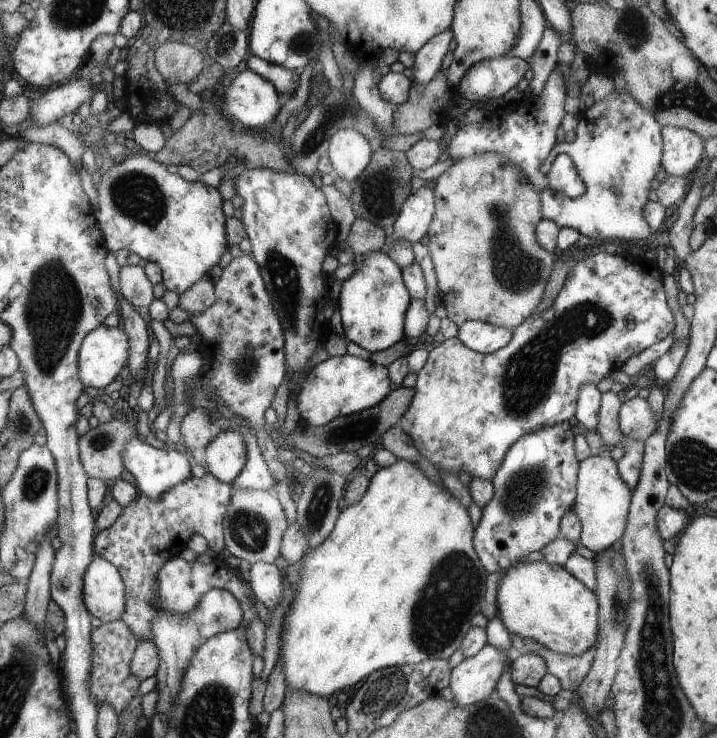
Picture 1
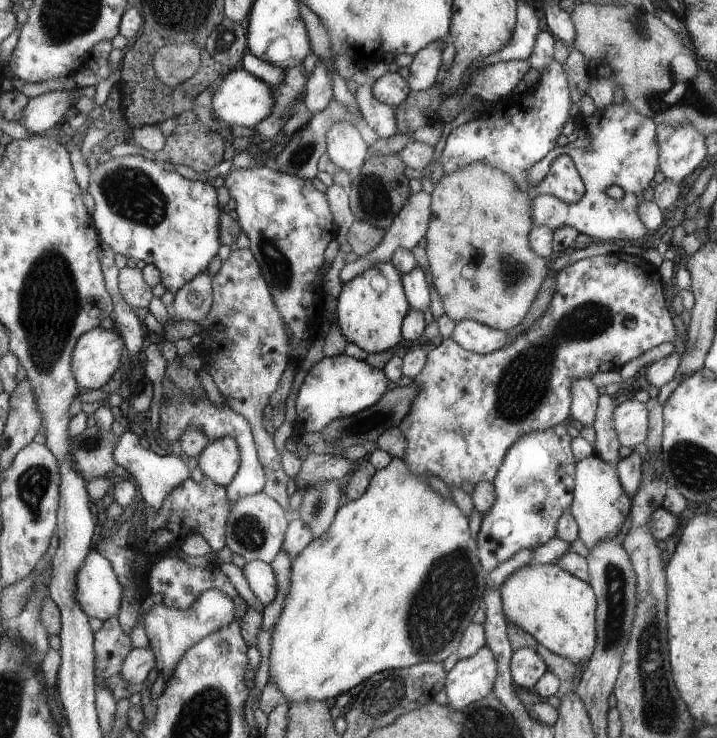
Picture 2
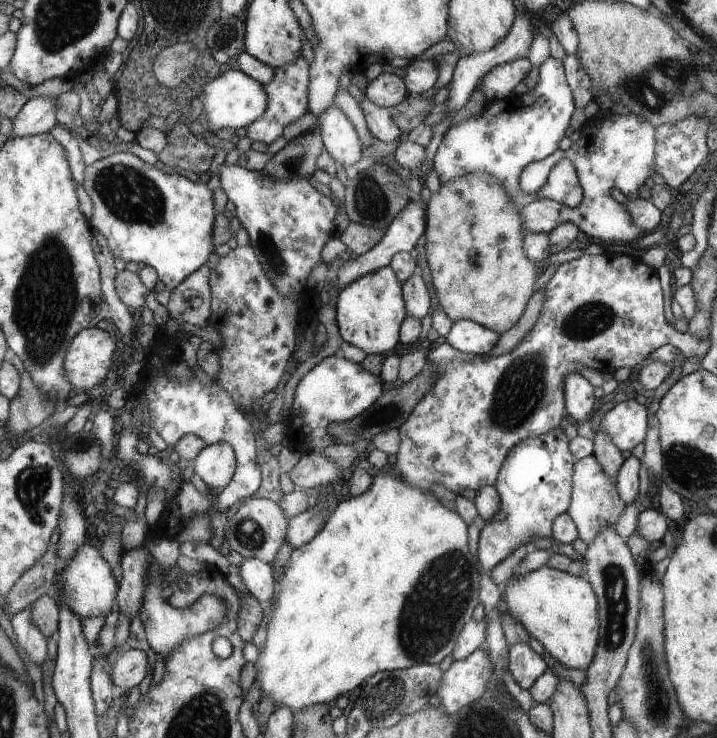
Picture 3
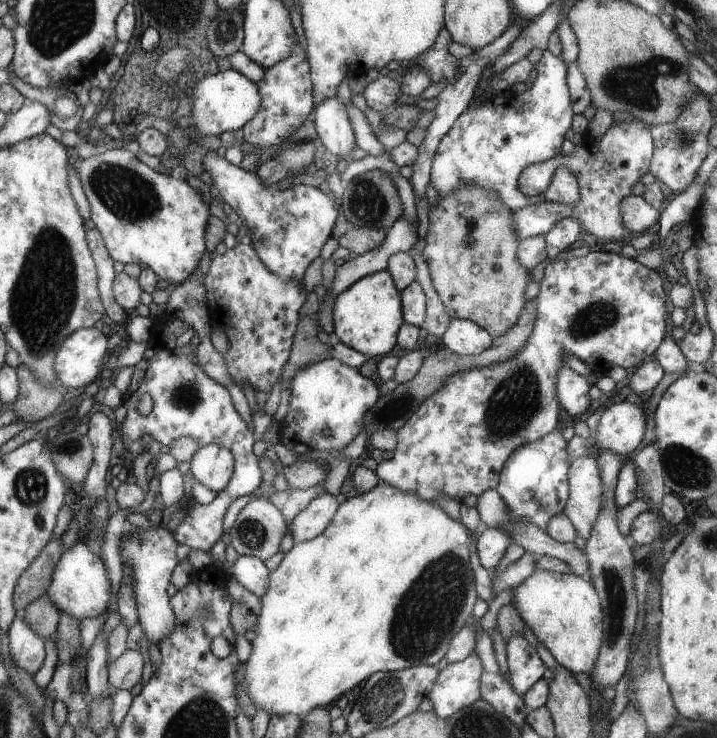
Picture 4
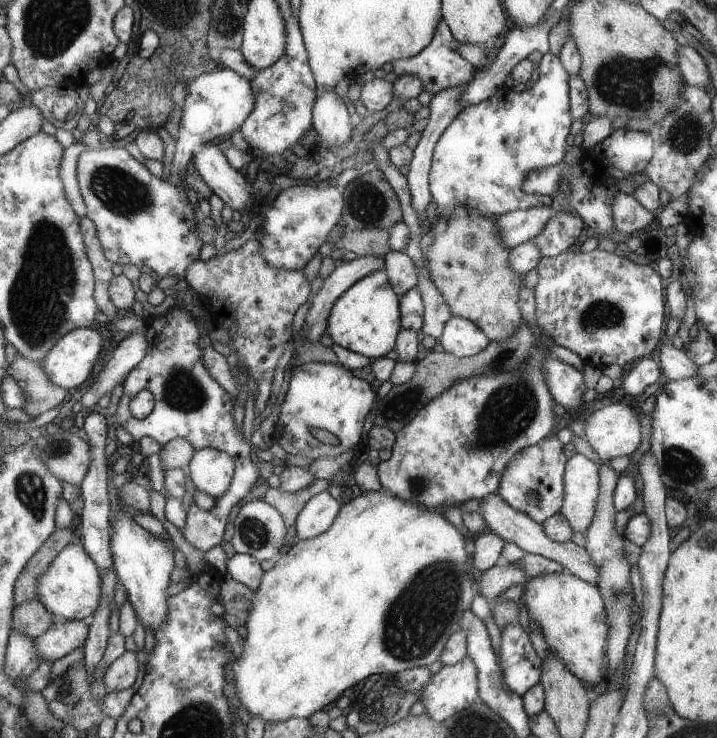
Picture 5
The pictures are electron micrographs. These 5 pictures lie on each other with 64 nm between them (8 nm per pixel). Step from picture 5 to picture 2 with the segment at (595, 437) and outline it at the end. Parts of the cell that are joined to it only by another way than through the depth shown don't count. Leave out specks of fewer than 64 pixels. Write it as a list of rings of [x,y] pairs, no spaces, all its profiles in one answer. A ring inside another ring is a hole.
[[[635,398],[620,402],[612,414],[613,426],[620,446],[637,448],[648,434],[647,405]]]

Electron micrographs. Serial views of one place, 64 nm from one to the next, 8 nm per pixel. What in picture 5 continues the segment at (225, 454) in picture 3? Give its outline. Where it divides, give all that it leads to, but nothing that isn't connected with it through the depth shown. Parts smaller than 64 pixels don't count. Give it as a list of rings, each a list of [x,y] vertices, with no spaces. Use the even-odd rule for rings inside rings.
[[[204,447],[194,451],[186,469],[194,488],[216,499],[223,496],[232,482],[235,460],[226,452]]]

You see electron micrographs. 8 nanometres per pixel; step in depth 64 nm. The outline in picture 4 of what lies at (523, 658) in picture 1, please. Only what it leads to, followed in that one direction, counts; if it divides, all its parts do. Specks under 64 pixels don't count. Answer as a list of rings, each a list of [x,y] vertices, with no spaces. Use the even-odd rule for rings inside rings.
[[[521,635],[507,639],[505,646],[511,688],[522,695],[547,673],[547,668],[535,654],[535,648]]]

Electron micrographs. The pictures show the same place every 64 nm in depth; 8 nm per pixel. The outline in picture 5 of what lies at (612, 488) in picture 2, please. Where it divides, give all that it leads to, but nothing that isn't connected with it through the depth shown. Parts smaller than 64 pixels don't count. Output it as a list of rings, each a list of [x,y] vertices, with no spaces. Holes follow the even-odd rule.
[[[575,453],[567,459],[564,466],[564,500],[559,512],[567,519],[573,532],[585,534],[596,512],[596,502],[599,500],[599,466],[580,453]]]

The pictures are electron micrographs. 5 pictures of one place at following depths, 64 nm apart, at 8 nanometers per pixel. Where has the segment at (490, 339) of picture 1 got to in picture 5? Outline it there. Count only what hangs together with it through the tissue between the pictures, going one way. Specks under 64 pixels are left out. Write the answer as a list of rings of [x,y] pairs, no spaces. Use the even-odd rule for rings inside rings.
[[[453,315],[446,321],[436,344],[456,357],[468,357],[483,350],[489,341],[476,323]]]

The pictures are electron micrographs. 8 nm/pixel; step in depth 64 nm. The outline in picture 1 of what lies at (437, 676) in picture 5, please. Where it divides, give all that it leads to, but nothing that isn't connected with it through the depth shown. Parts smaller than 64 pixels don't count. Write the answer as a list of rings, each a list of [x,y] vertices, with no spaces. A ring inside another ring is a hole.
[[[485,643],[477,651],[477,654],[465,657],[457,666],[452,668],[448,686],[453,693],[453,701],[460,707],[464,707],[493,695],[505,665],[509,664],[510,666],[510,662],[511,660],[506,662],[505,651]]]

